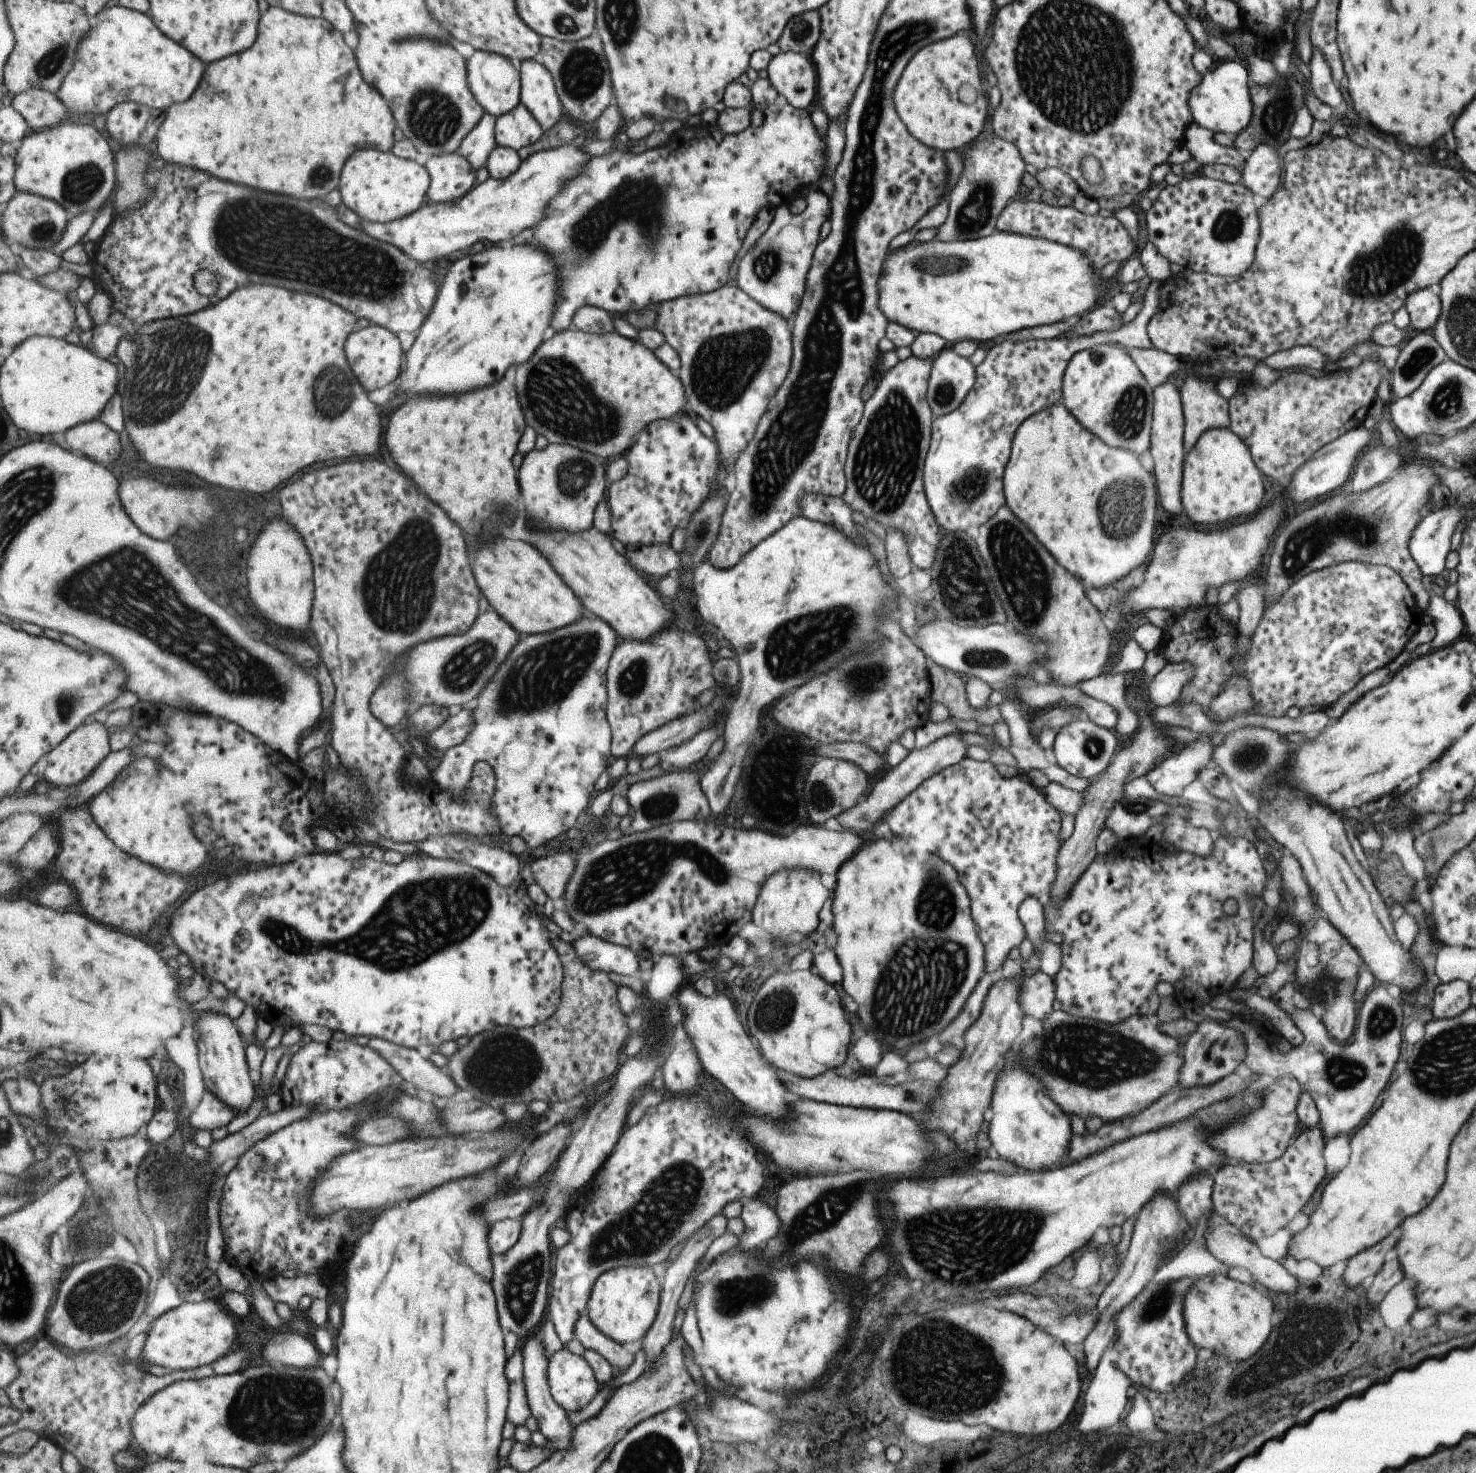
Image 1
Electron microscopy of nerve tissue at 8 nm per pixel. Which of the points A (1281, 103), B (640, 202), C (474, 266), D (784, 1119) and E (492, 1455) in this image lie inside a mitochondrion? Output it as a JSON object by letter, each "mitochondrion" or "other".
{"A":"mitochondrion","B":"mitochondrion","C":"other","D":"other","E":"other"}

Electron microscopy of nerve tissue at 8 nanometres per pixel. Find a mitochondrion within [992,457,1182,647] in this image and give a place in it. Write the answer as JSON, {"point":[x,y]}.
{"point":[1128,486]}

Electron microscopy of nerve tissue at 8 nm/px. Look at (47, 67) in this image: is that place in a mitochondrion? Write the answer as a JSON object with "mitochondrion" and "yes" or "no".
{"mitochondrion":"yes"}

